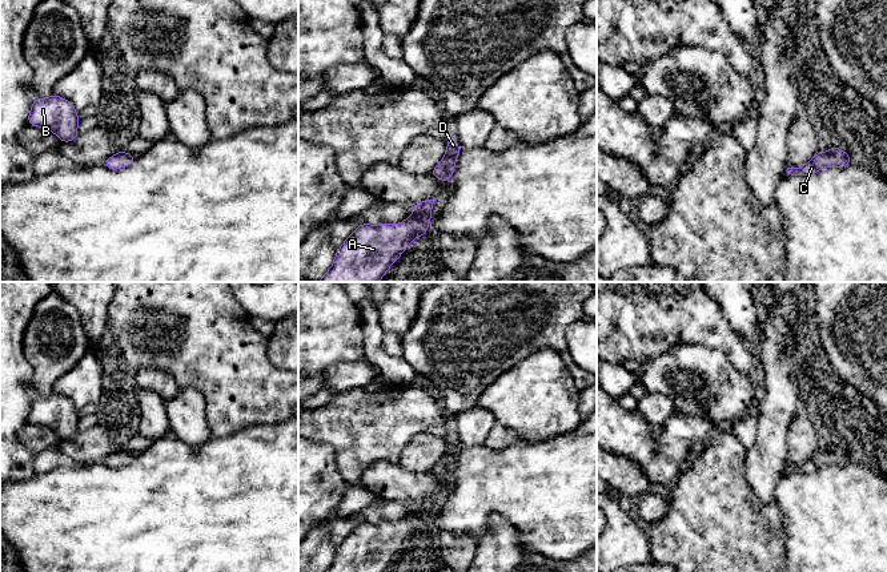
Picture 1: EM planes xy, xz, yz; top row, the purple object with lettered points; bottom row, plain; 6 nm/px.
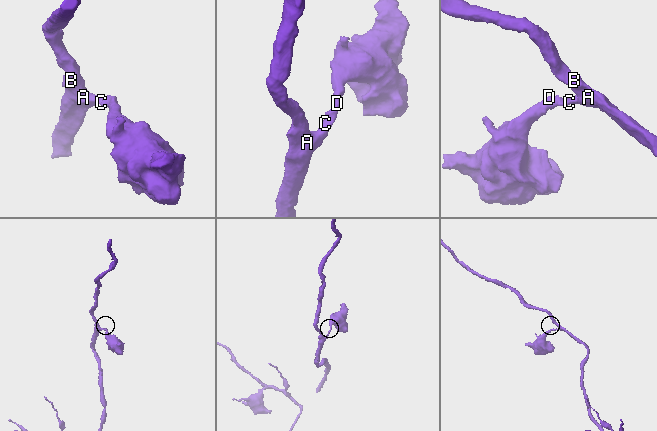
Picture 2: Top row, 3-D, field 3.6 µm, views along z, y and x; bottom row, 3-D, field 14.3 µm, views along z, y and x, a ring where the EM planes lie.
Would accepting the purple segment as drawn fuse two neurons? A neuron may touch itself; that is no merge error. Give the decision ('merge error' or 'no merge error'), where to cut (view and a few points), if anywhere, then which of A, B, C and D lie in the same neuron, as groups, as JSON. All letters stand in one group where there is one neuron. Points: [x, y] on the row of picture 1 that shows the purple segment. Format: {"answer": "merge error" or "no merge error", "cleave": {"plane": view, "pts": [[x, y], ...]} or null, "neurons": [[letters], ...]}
{"answer": "no merge error", "cleave": null, "neurons": [["A", "B", "C", "D"]]}

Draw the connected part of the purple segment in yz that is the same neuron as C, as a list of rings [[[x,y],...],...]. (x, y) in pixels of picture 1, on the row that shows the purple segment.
[[[832,146],[826,153],[816,154],[800,169],[794,169],[786,164],[784,176],[810,176],[823,168],[846,168],[854,158],[846,154],[840,148]]]

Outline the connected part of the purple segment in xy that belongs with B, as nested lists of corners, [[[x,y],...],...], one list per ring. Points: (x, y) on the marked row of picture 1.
[[[56,94],[48,98],[33,98],[28,125],[49,129],[61,142],[69,142],[79,134],[77,124],[77,110],[71,101]]]

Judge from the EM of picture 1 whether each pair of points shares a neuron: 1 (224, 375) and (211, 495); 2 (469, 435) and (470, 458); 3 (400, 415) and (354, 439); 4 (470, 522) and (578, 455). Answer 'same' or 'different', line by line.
1: different
2: different
3: same
4: same

